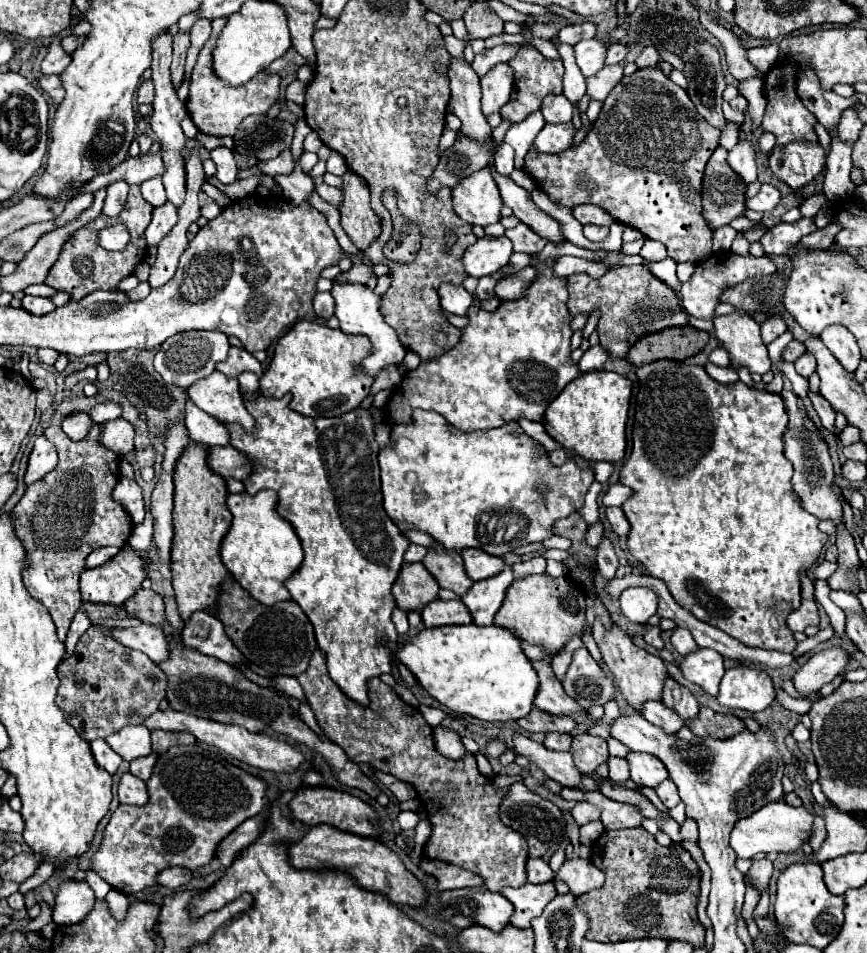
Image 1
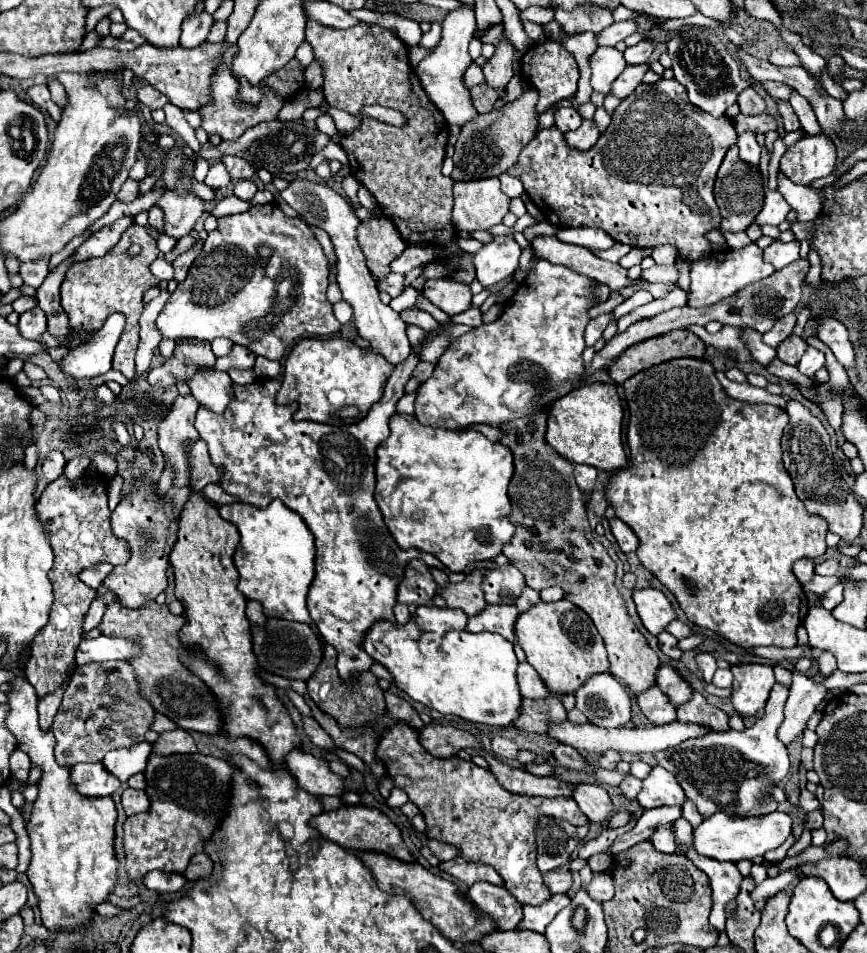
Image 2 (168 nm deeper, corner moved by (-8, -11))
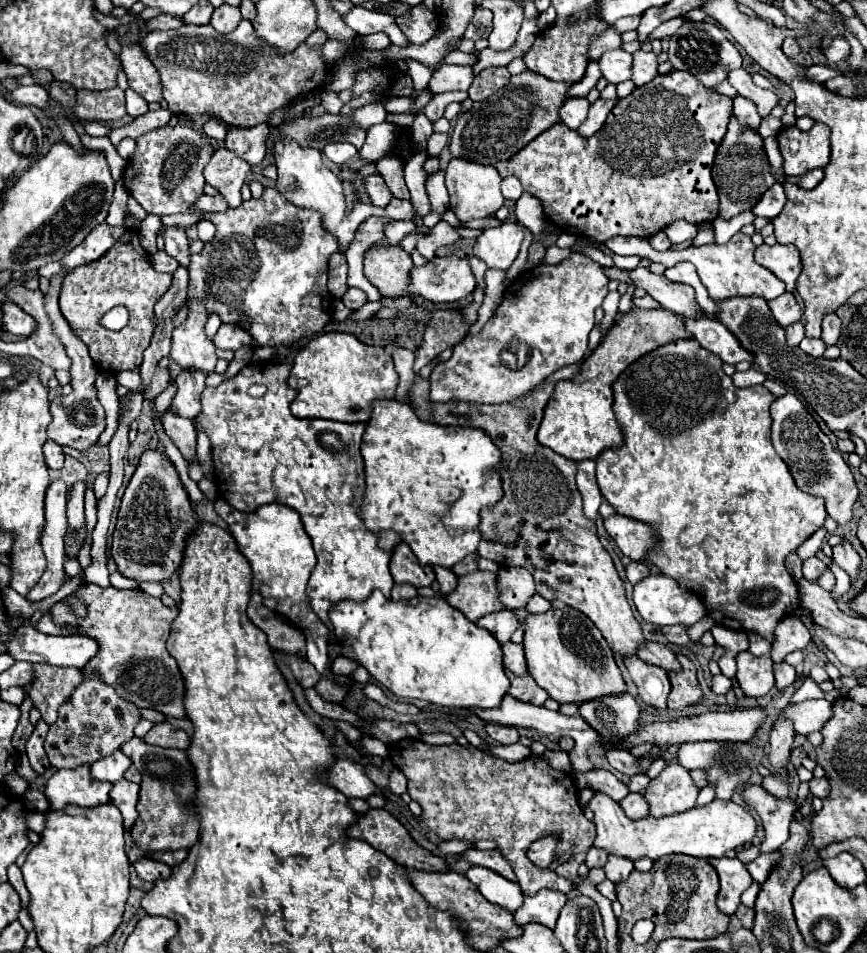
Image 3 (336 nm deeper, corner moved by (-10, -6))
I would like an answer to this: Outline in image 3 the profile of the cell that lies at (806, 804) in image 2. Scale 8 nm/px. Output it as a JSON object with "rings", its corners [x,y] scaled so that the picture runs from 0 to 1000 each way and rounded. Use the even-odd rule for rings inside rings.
{"rings":[[[937,816],[937,818],[934,818],[934,831],[937,831],[937,835],[953,837],[955,831],[957,831],[955,818],[953,818],[953,816]]]}

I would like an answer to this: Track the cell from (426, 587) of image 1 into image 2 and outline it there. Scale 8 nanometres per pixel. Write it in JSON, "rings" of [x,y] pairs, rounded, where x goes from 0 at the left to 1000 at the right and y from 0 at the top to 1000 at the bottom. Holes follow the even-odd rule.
{"rings":[[[475,589],[468,595],[466,608],[459,616],[459,633],[468,635],[494,635],[505,620],[494,593],[487,589]]]}

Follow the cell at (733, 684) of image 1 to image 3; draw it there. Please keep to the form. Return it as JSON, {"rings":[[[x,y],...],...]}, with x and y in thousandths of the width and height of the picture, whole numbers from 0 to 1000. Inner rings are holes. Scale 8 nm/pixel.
{"rings":[[[863,682],[852,685],[849,714],[860,730],[865,730],[865,732],[884,730],[888,726],[888,722],[893,720],[890,690],[886,686],[870,688]]]}

